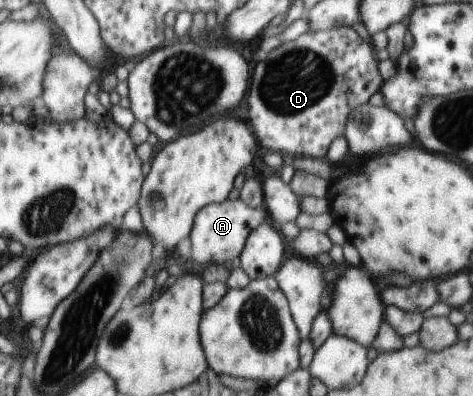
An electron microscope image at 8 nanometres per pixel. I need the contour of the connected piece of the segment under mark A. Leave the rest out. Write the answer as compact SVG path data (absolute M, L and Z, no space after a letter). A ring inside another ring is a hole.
M240 198L205 205L194 215L192 227L188 233L191 248L188 268L199 268L206 264L222 264L238 257L246 245L247 237L266 219L269 219L269 216L264 206L248 207L240 201Z

